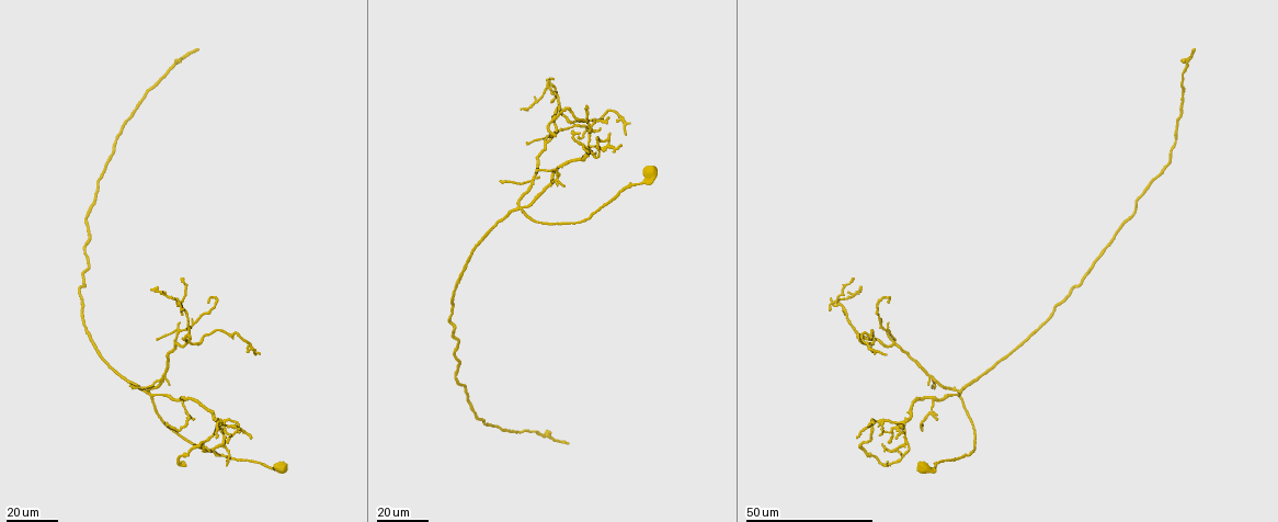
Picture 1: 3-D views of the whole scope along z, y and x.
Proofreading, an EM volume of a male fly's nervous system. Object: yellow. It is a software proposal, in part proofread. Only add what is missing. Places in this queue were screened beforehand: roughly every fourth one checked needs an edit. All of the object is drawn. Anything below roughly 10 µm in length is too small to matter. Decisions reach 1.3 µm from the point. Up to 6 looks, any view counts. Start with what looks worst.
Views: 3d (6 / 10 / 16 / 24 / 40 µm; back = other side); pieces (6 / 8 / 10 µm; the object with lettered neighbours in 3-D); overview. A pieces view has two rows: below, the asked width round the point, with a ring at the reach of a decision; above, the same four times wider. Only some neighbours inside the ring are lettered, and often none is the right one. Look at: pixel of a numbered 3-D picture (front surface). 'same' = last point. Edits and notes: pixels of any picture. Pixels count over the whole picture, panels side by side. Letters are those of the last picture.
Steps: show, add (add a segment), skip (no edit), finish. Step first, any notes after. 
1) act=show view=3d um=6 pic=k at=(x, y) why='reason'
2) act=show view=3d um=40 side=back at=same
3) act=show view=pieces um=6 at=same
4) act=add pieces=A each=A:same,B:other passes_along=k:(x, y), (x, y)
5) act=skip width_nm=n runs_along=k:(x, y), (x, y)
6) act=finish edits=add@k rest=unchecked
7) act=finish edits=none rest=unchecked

act=show view=3d um=24 pic=1 at=(896, 439) why='an open end'

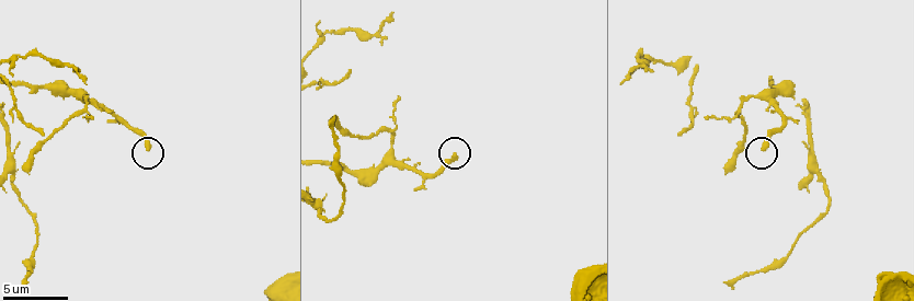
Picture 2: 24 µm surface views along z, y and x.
act=show view=pieces um=6 pic=2 at=(456, 154)

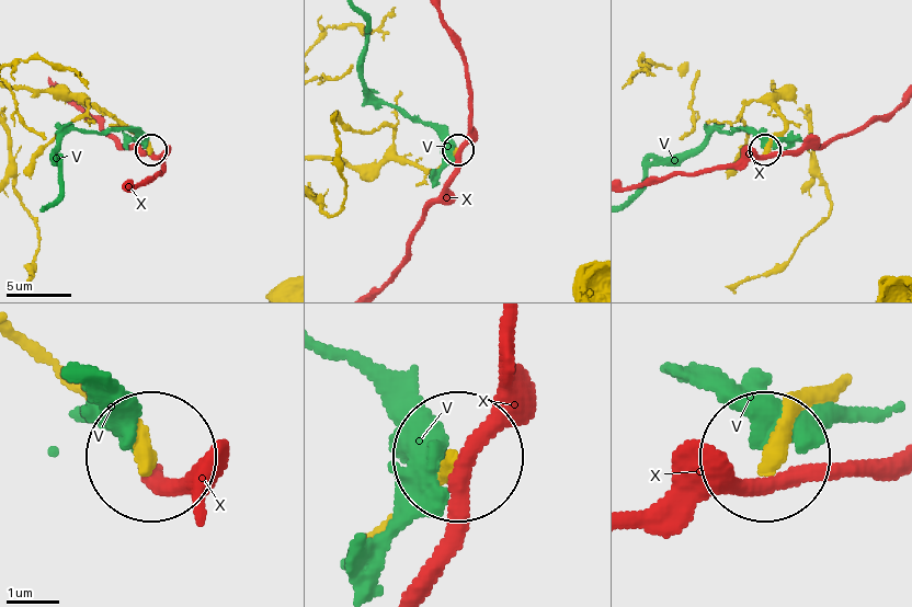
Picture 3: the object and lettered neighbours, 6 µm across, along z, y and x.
act=skip each=V:other,X:other runs_along=3:(399, 514), (447, 457) found='no lettered segment goes on from it'

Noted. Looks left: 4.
act=show view=3d um=24 pic=1 at=(199, 50) why='an open end'

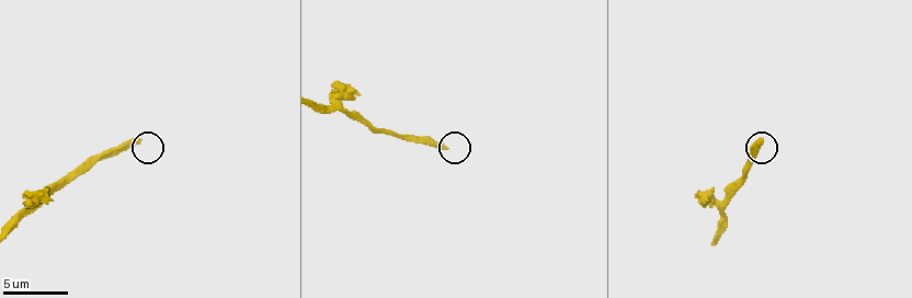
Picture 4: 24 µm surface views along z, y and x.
act=show view=pieces um=10 pic=4 at=(762, 139)

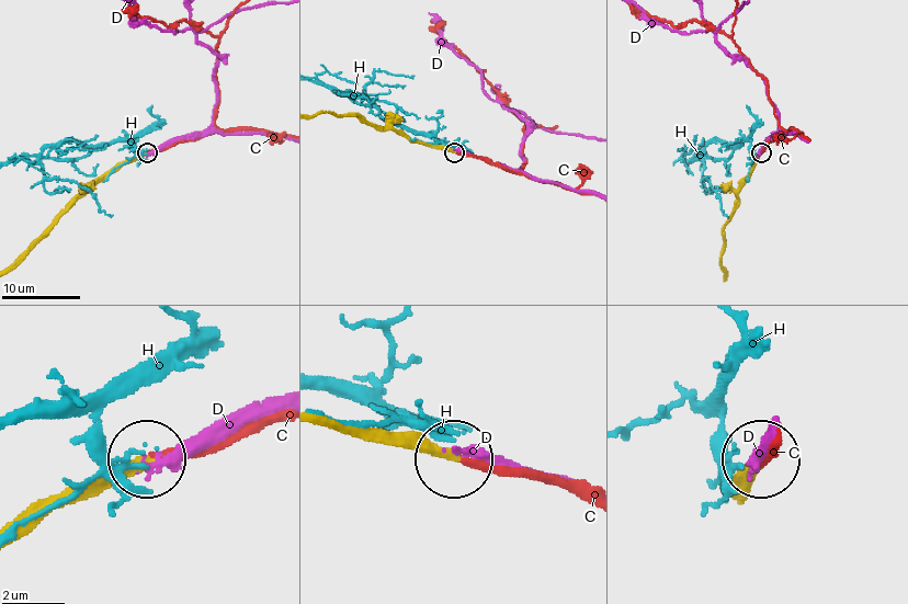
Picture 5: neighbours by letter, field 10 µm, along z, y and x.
act=add pieces=C each=C:same,D:other,H:other passes_along=5:(434, 147), (570, 187) found='the neuron continues'

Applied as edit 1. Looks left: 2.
act=show view=pieces um=8 pic=2 at=(26, 169) why='an open end'

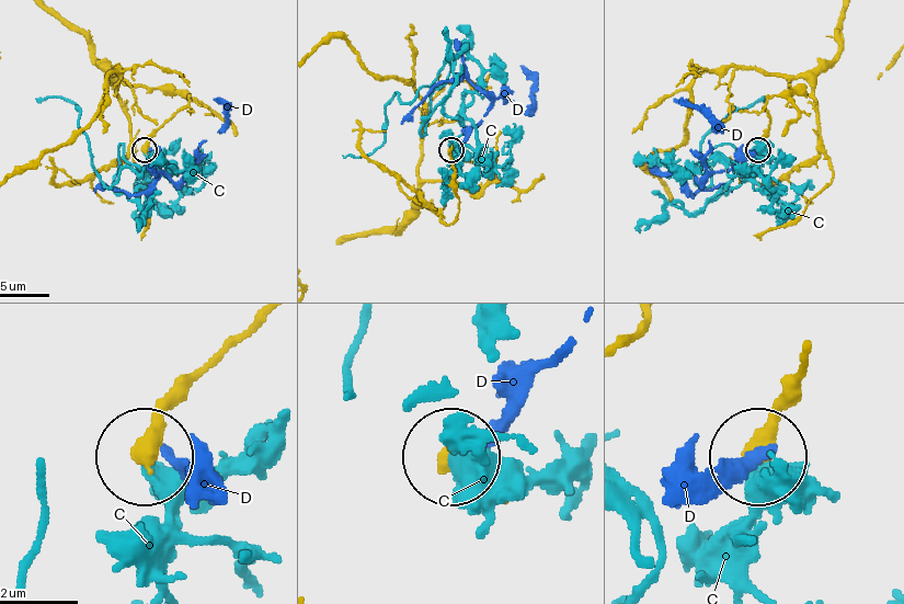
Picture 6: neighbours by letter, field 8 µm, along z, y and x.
act=skip width_nm=490 each=C:other,D:other runs_along=6:(252, 323), (173, 402), (148, 457) found='no lettered segment goes on from it'

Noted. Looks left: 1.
act=finish edits=add@5 rest=unchecked

